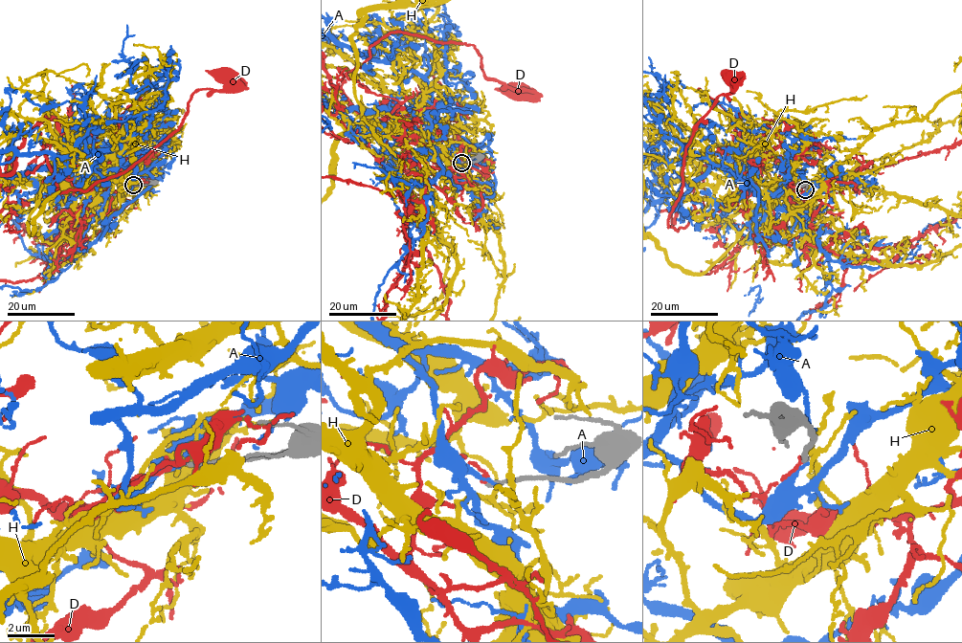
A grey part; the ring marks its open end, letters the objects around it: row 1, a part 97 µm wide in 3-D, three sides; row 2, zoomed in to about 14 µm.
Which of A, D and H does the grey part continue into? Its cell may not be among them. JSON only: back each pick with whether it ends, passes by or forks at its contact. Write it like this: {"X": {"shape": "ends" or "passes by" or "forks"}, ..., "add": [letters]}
{"add": []}

